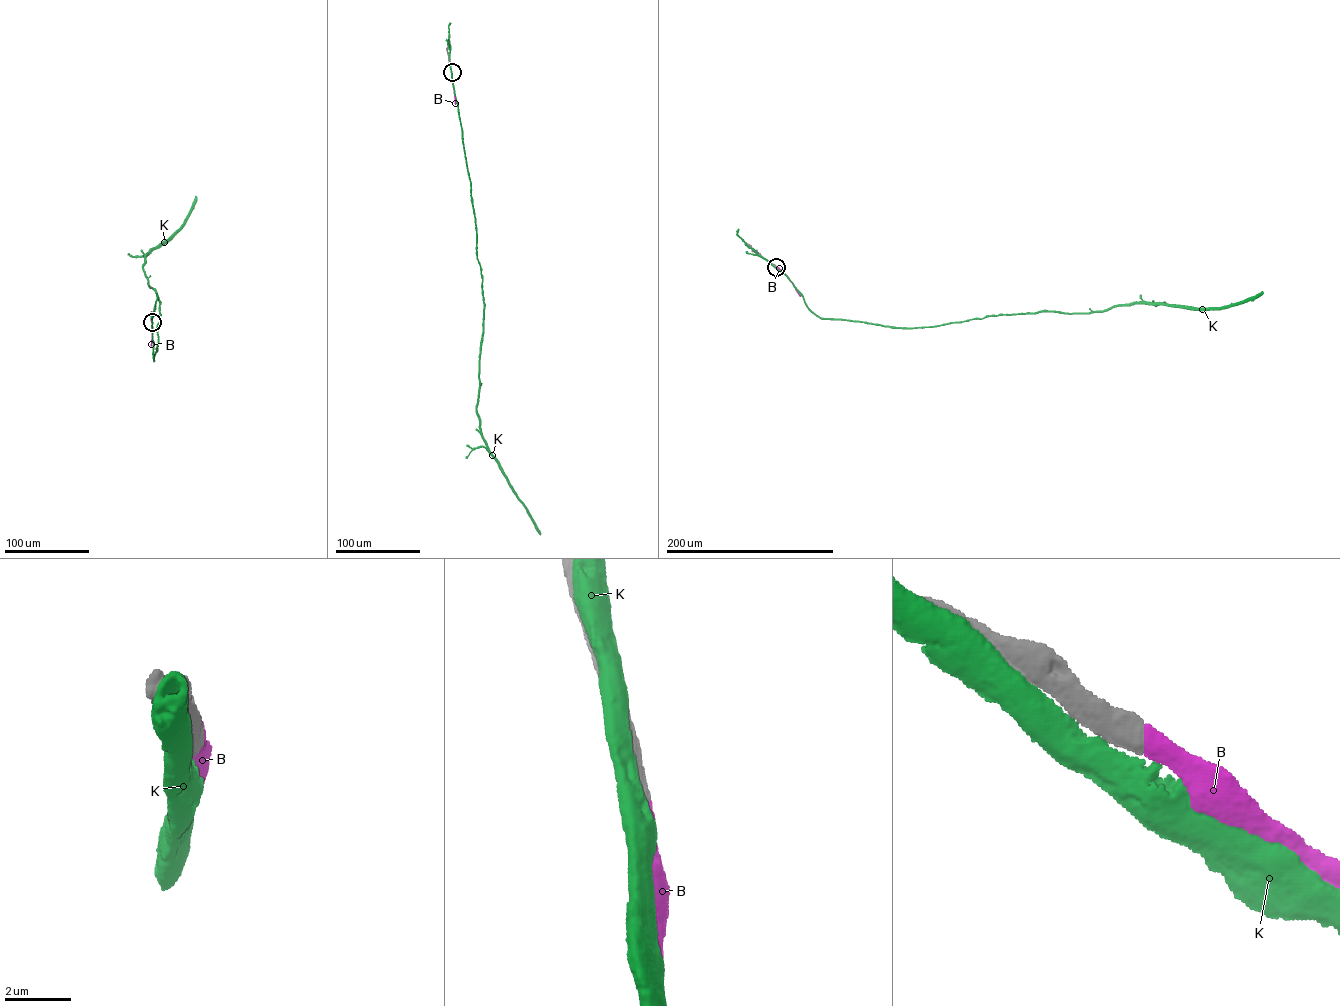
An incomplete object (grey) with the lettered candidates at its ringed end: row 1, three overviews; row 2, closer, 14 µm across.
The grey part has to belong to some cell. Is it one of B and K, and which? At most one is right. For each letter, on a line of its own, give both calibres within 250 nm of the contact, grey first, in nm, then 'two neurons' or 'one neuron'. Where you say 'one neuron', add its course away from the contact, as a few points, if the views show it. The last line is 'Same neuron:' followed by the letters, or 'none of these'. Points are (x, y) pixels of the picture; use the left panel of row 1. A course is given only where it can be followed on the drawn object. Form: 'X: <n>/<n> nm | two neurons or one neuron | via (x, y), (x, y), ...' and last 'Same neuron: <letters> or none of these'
B: 600/550 nm | one neuron | via (152, 322), (151, 345)
K: 700/700 nm | two neurons
Same neuron: B

